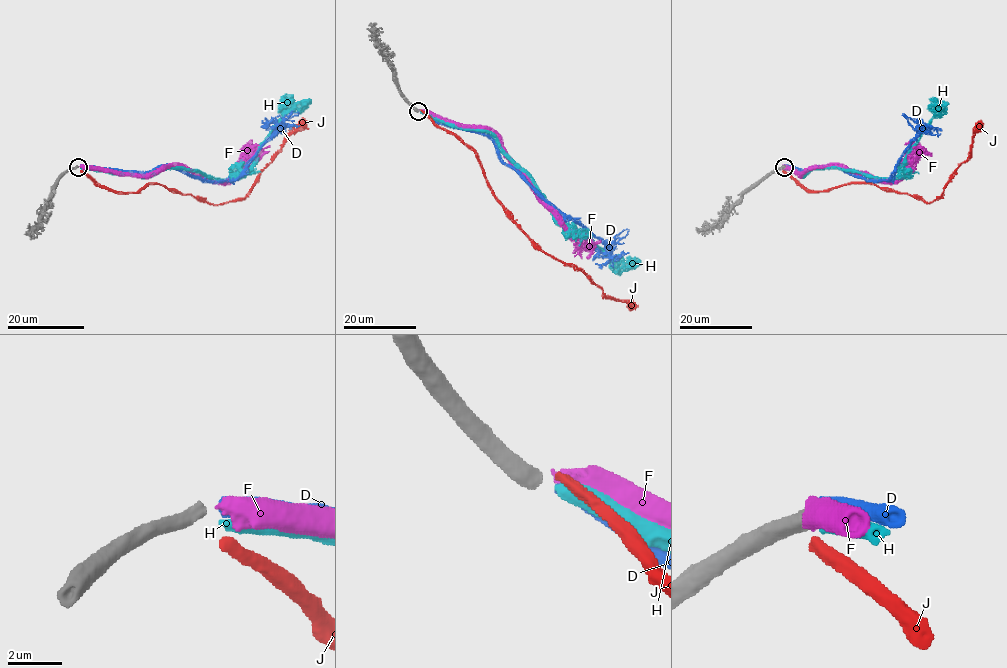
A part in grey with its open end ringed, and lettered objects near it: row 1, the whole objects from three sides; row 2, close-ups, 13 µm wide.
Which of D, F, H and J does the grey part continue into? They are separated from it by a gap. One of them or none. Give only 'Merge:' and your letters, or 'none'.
Merge: H

